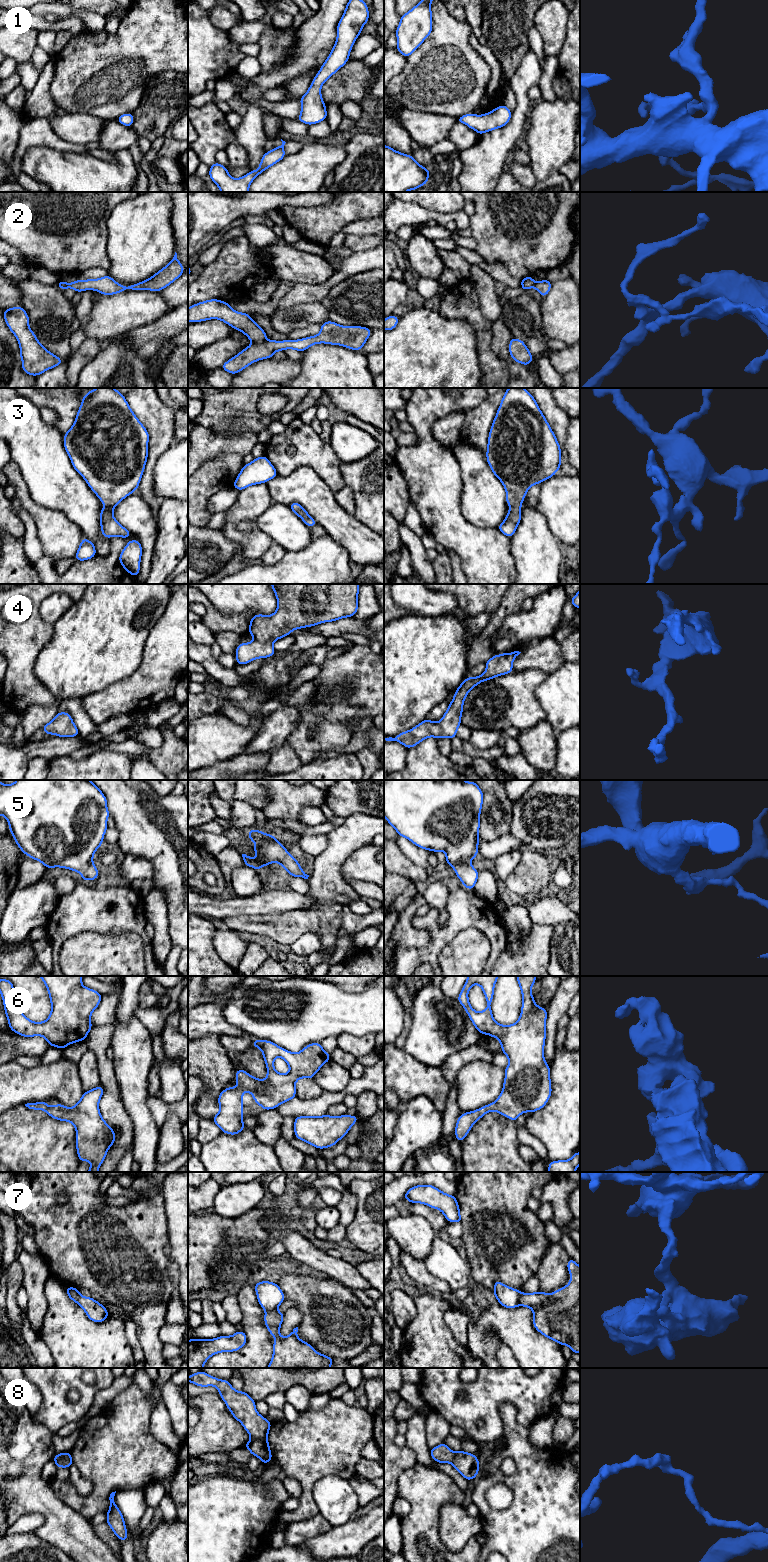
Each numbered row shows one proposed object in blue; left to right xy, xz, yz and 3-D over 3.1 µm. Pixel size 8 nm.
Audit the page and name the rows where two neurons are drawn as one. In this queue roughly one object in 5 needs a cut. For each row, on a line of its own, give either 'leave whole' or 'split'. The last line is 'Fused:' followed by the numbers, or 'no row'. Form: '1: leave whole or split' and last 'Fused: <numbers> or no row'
1: leave whole
2: split
3: leave whole
4: leave whole
5: leave whole
6: leave whole
7: split
8: split
Fused: 2, 7, 8

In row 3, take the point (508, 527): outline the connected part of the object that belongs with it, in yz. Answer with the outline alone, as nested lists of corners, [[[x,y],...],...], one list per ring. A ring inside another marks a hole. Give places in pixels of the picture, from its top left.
[[[509,388],[505,391],[489,431],[486,458],[493,474],[503,484],[506,502],[510,506],[506,518],[497,528],[511,538],[521,521],[521,505],[529,488],[553,477],[562,462],[557,438],[526,389]]]

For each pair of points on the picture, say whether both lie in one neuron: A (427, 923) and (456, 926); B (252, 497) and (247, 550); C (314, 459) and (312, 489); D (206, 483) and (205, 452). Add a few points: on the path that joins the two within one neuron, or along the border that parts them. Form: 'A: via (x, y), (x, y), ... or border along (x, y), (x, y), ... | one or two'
A: via (434, 929), (436, 931), (449, 930) | one
B: via (242, 510), (234, 518), (234, 531), (240, 537) | one
C: border along (290, 473), (302, 466), (308, 466), (329, 487) | two
D: border along (228, 454), (212, 457), (198, 468) | two

